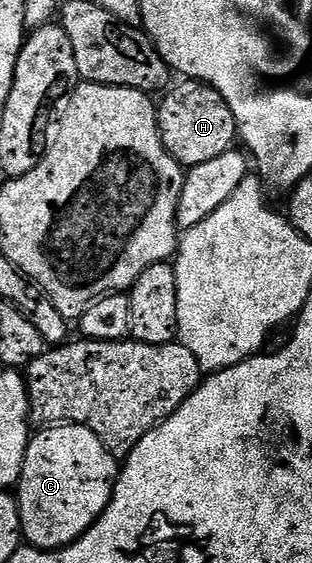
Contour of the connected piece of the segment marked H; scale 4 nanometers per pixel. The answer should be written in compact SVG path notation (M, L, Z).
M182 80L179 83L179 86L171 85L161 95L162 102L160 98L157 103L158 131L164 148L168 148L170 155L182 167L189 168L204 164L205 161L231 149L236 142L238 125L232 116L232 108L224 104L224 96L220 96L220 92L216 92L204 82Z

